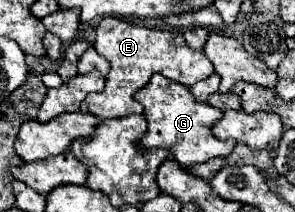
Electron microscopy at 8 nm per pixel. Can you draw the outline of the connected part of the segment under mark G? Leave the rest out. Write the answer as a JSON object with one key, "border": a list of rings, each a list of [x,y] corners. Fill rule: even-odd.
{"border":[[[154,73],[150,83],[140,89],[134,99],[144,105],[144,117],[148,121],[148,131],[142,137],[142,147],[144,149],[166,149],[174,155],[174,159],[184,167],[190,169],[196,163],[204,163],[210,157],[226,157],[234,149],[234,141],[218,141],[212,133],[210,127],[222,117],[220,109],[214,109],[208,103],[198,103],[192,95],[190,89],[184,87],[182,83],[164,79],[160,73]]]}

